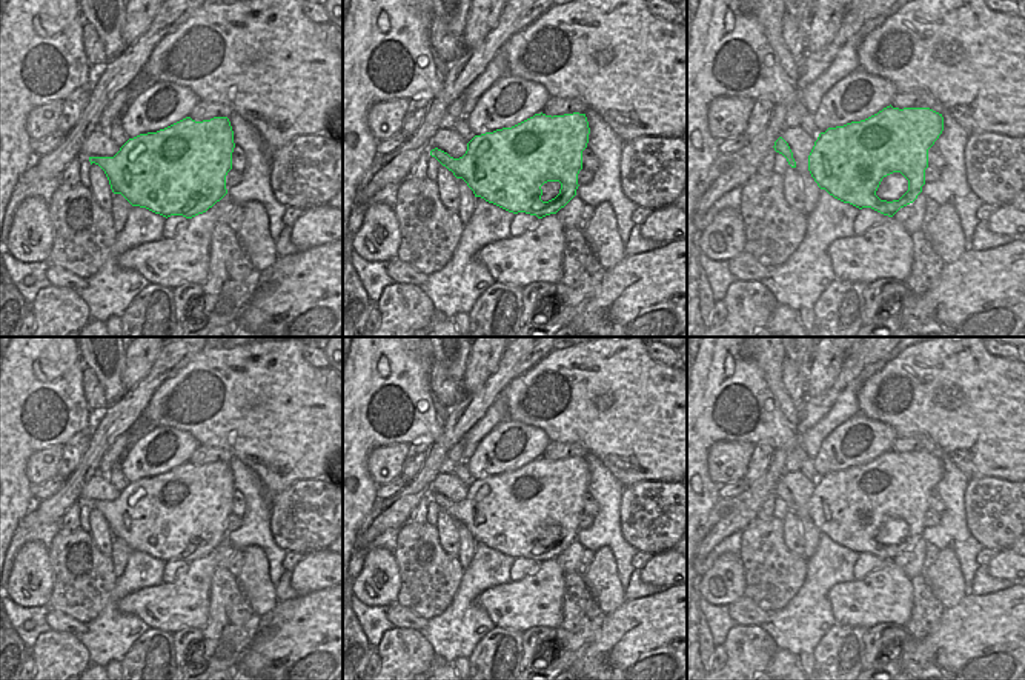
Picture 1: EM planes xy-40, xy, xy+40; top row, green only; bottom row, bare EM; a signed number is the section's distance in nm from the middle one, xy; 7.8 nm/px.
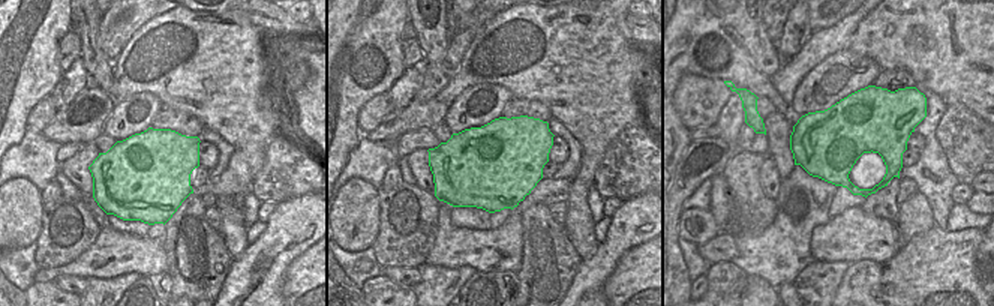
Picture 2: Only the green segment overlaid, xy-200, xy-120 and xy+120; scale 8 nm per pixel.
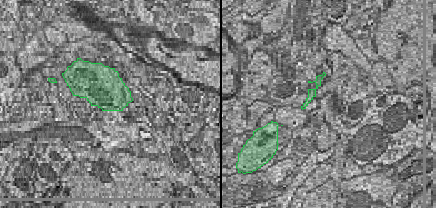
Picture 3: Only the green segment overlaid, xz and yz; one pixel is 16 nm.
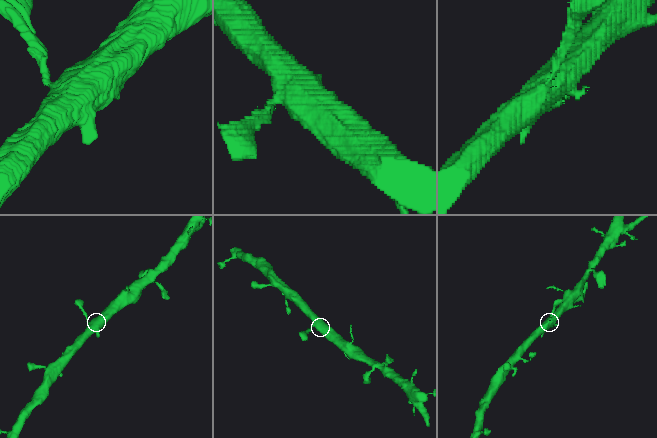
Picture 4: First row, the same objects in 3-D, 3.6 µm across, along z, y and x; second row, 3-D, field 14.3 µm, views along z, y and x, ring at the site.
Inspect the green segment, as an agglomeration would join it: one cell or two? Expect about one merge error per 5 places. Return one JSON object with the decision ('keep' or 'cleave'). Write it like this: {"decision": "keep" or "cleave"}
{"decision": "keep"}

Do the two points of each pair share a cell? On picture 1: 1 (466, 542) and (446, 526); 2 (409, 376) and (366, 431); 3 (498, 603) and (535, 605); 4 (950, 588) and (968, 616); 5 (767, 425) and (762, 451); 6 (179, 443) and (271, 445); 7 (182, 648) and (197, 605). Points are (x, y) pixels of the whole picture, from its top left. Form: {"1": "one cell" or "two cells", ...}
{"1": "two cells", "2": "one cell", "3": "one cell", "4": "two cells", "5": "two cells", "6": "two cells", "7": "two cells"}

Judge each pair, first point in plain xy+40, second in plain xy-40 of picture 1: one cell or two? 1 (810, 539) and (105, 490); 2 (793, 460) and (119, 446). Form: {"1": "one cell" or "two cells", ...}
{"1": "one cell", "2": "one cell"}

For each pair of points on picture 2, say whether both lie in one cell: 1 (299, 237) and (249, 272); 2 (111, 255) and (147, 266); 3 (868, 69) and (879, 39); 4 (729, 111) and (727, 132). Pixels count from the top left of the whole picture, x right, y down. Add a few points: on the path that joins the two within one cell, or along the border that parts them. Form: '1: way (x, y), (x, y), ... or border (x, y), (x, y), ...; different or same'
1: way (287, 237), (260, 264); same
2: way (120, 255), (138, 257); same
3: border (847, 47), (871, 57), (880, 69); different
4: way (729, 116), (729, 128); same

